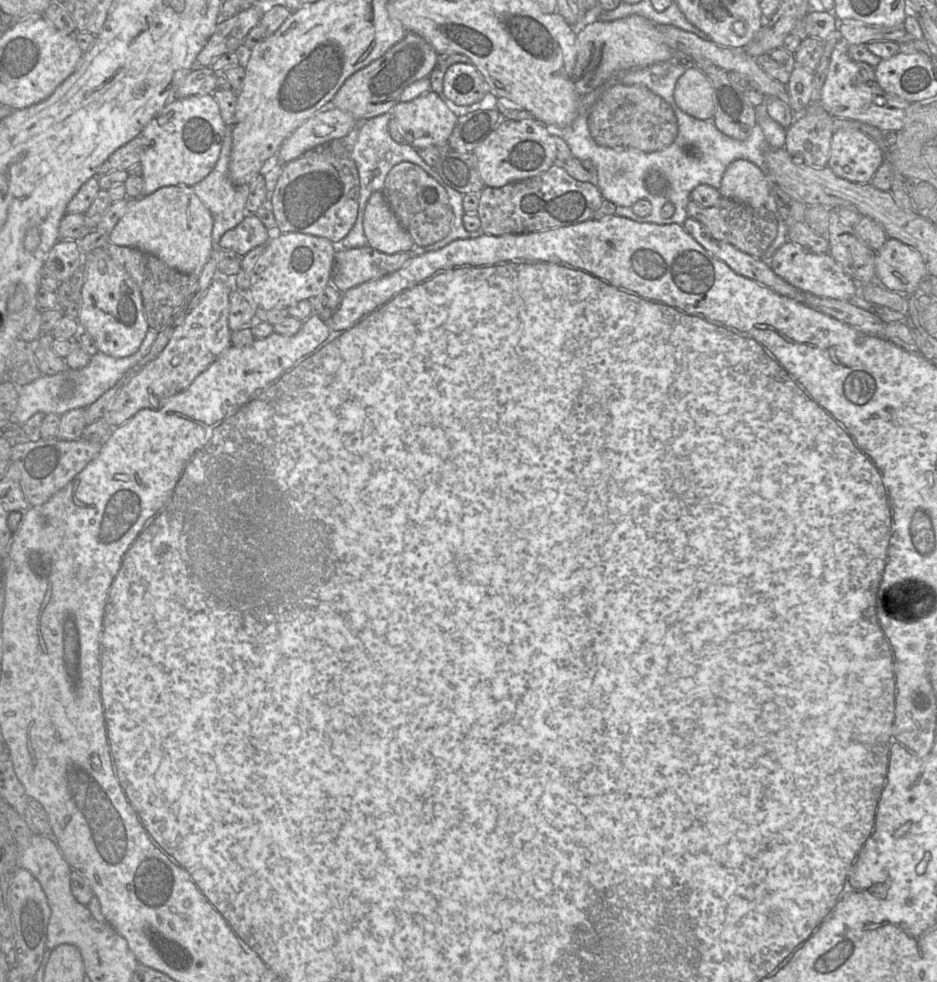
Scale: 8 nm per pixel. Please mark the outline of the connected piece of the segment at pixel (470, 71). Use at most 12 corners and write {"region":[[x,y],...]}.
{"region":[[454,63],[443,93],[458,106],[477,103],[488,91],[473,64]]}

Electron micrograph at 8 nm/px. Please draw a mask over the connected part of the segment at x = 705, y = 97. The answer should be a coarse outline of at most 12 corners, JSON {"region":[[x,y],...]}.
{"region":[[690,66],[679,77],[674,99],[686,114],[712,119],[714,90]]}

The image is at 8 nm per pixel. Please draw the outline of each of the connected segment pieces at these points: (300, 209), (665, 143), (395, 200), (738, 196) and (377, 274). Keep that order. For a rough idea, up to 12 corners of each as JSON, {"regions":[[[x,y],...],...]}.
{"regions":[[[323,147],[283,165],[282,234],[339,244],[356,222],[352,158]],[[615,84],[593,105],[600,146],[660,151],[678,135],[671,106]],[[395,165],[382,189],[418,247],[451,230],[445,189],[419,166]],[[755,164],[728,165],[721,197],[757,208],[773,186]],[[338,249],[330,285],[341,293],[403,267],[409,252]]]}

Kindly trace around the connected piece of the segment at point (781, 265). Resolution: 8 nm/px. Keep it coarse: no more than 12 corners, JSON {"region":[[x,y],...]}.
{"region":[[789,240],[770,267],[803,295],[854,301],[859,284],[829,254]]}

